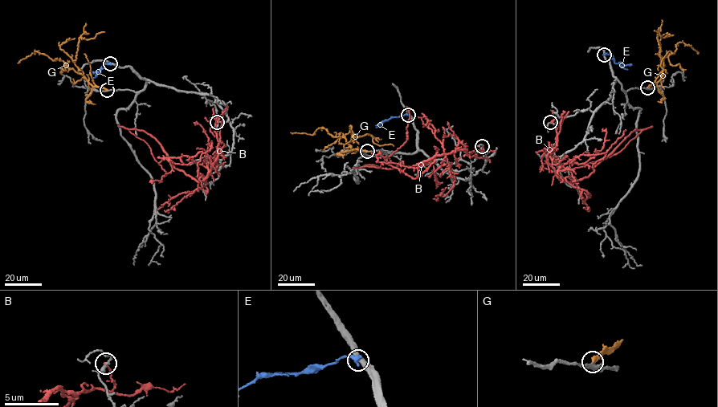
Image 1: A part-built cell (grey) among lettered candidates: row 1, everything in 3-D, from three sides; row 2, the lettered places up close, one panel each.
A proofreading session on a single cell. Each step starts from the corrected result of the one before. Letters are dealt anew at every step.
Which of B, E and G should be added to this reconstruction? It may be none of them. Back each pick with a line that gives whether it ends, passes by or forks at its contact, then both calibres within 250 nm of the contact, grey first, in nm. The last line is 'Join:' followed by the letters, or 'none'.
Join: none

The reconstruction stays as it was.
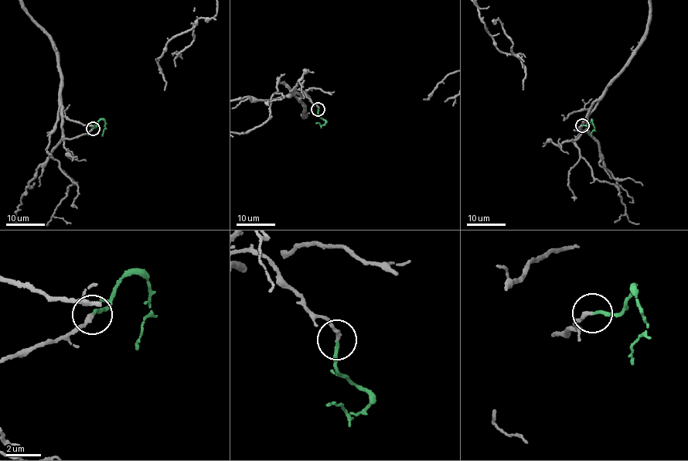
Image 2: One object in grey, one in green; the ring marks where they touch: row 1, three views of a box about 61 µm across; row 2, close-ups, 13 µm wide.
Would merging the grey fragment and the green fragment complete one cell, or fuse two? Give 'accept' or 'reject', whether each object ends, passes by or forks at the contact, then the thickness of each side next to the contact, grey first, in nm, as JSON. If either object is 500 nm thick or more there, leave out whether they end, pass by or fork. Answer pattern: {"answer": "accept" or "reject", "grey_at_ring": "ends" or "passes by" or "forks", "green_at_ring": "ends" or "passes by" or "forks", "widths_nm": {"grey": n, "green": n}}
{"answer": "accept", "grey_at_ring": "ends", "green_at_ring": "ends", "widths_nm": {"grey": 220, "green": 180}}

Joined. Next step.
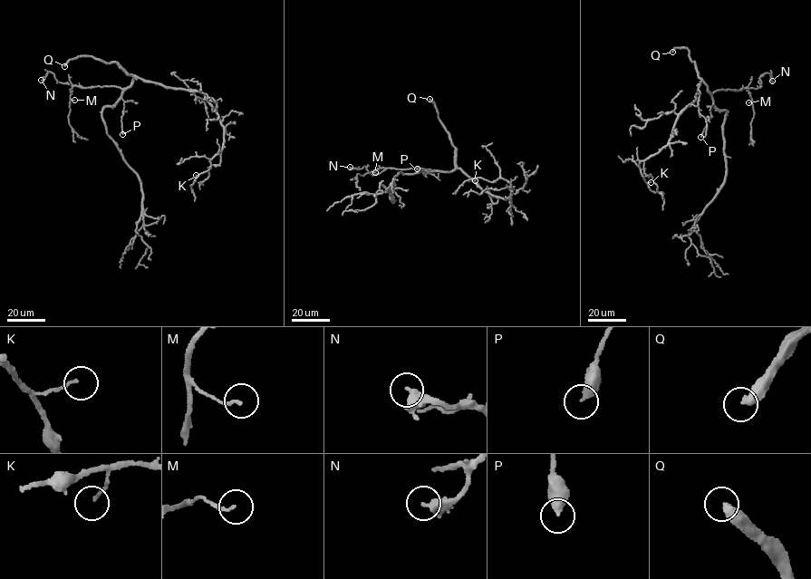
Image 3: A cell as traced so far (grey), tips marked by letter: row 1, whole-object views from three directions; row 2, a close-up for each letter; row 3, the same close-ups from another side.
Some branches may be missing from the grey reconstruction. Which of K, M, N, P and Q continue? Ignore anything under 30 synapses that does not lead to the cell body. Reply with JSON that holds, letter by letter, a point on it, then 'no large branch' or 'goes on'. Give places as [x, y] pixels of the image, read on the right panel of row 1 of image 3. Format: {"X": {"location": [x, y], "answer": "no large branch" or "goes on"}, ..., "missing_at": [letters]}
{"K": {"location": [651, 182], "answer": "no large branch"}, "M": {"location": [748, 102], "answer": "no large branch"}, "N": {"location": [772, 81], "answer": "no large branch"}, "P": {"location": [700, 137], "answer": "no large branch"}, "Q": {"location": [672, 52], "answer": "goes on"}, "missing_at": ["Q"]}

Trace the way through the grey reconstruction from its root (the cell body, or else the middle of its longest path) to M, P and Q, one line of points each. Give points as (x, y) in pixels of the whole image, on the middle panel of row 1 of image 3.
M: (438, 170), (383, 168), (371, 171), (375, 172)
P: (438, 170), (425, 174), (417, 168)
Q: (438, 170), (453, 169), (456, 157), (452, 142), (438, 117), (435, 104), (429, 99)

